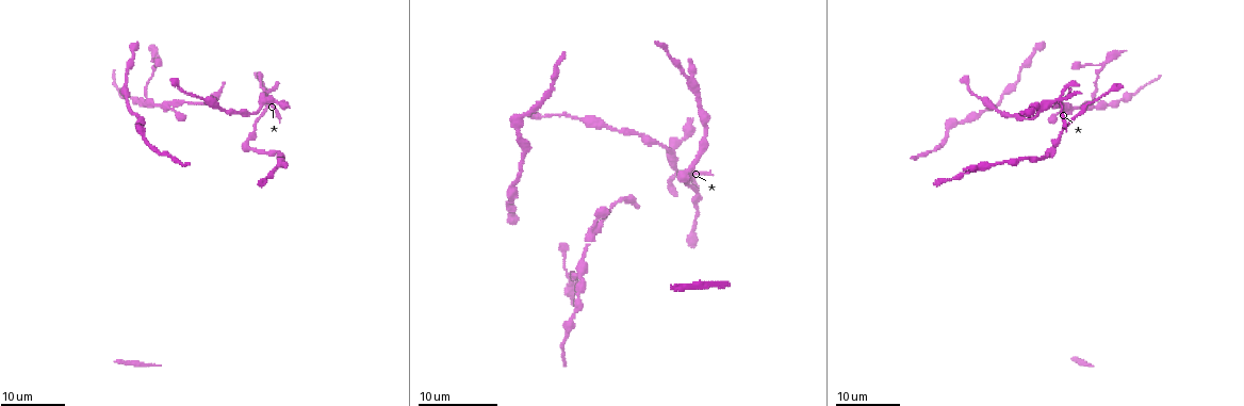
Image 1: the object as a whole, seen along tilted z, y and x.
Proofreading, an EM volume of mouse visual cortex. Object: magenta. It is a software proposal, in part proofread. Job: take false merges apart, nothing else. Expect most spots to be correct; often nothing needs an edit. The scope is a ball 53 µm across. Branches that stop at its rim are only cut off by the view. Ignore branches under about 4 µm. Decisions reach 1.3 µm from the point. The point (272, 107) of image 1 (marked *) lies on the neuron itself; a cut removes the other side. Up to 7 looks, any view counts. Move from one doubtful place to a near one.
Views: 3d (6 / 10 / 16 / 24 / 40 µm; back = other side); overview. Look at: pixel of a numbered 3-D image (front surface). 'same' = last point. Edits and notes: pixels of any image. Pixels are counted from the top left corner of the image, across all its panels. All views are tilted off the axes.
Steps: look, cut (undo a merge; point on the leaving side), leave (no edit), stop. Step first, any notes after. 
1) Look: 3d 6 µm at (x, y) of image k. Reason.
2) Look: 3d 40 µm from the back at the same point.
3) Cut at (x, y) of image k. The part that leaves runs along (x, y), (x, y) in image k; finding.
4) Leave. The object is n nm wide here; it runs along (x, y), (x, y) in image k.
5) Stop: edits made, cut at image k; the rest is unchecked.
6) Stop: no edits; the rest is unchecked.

Look: 3d 16 µm at (255, 122) of image 1.

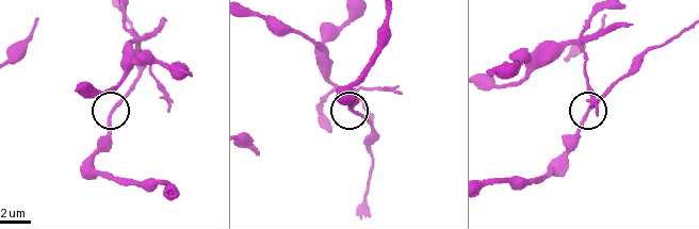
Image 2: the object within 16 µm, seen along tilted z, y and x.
Look: 3d 6 µm at (112, 112) of image 2.

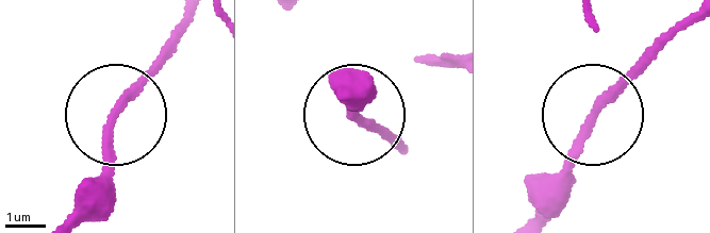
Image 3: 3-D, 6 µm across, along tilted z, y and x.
Leave. One neuron here.

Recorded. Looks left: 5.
Look: 3d 24 µm at (688, 172) of image 1.

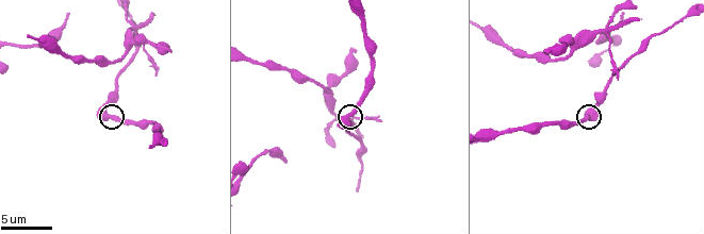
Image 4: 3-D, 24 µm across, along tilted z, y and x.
Look: 3d 10 µm at (108, 116) of image 4.

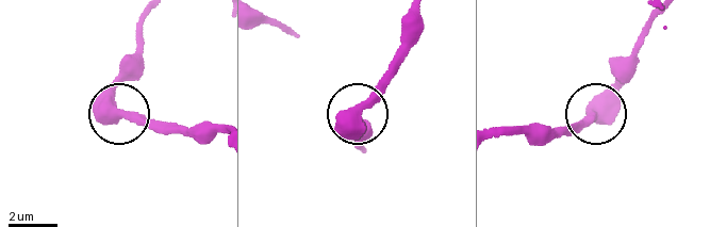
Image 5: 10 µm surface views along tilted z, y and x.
Leave. The side arm is 23 µm long; continuous, no second neuron.

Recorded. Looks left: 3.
Look: 3d 16 µm at (572, 316) of image 1. A narrow waist.

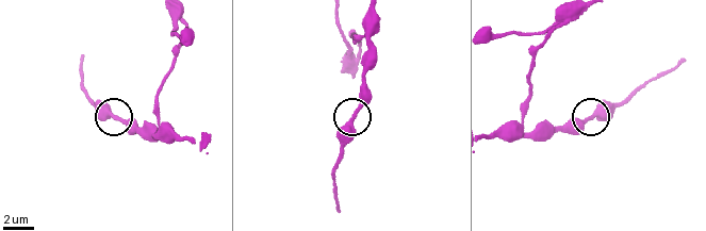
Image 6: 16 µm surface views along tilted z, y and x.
Look: 3d 10 µm at (355, 114) of image 6. Zoom in.

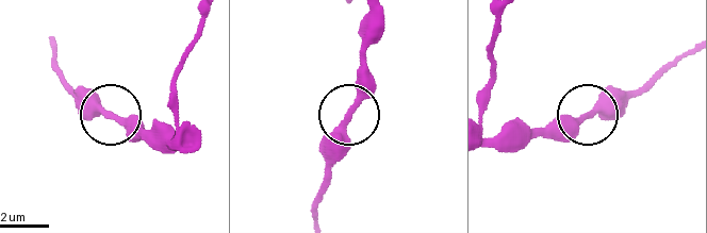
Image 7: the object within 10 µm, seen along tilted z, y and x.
Leave. The object is 270 nm wide here; it runs along (490, 138), (571, 129), (639, 96) in image 7; all the same neuron.

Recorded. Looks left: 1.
Stop: no edits; the rest is unchecked.

